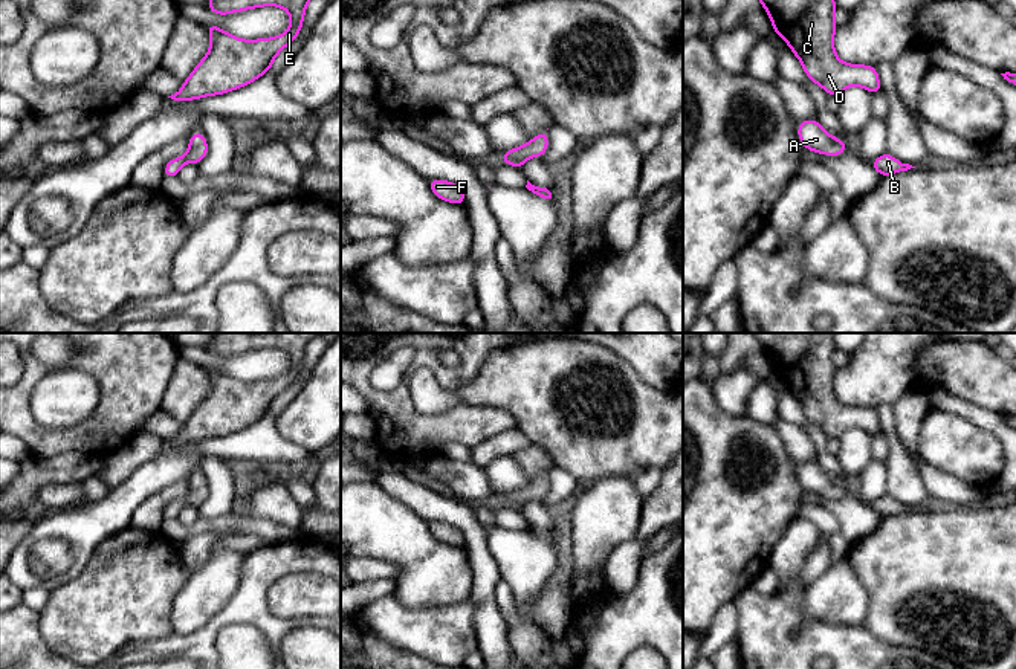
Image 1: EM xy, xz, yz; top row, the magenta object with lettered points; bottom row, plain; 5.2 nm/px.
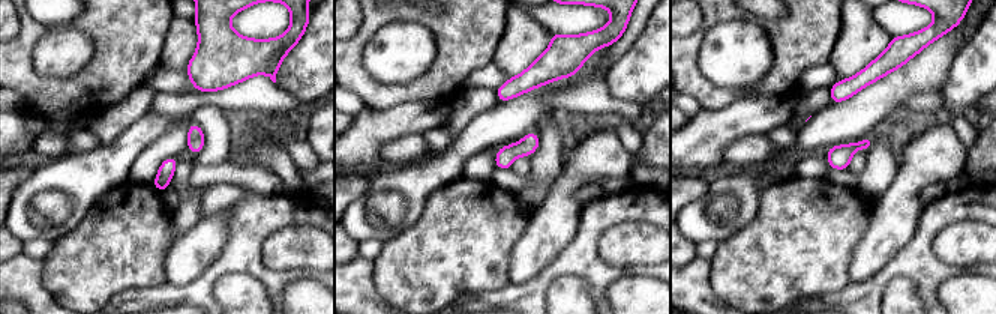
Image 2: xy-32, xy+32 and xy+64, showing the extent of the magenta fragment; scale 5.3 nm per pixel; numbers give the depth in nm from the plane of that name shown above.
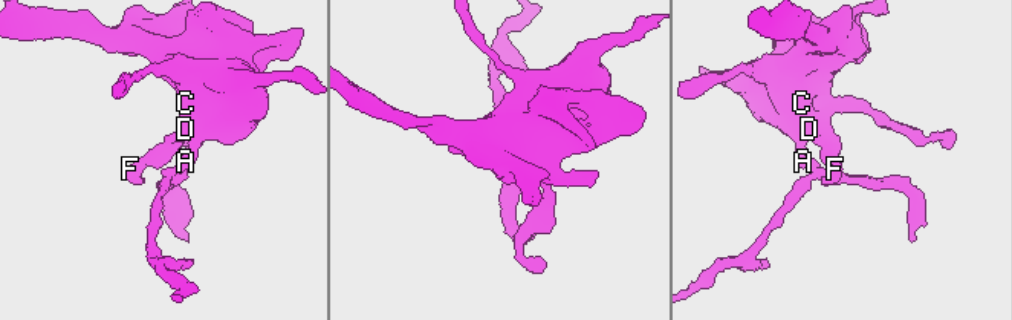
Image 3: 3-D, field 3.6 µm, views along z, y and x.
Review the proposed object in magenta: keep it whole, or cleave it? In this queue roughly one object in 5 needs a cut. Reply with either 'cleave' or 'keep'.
keep

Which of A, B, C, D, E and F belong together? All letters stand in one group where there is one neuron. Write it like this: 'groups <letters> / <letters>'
groups A B C D E F

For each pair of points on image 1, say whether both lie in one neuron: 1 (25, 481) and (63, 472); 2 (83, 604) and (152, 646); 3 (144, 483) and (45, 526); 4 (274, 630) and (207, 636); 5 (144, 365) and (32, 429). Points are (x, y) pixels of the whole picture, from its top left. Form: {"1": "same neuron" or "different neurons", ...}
{"1": "same neuron", "2": "different neurons", "3": "same neuron", "4": "same neuron", "5": "same neuron"}

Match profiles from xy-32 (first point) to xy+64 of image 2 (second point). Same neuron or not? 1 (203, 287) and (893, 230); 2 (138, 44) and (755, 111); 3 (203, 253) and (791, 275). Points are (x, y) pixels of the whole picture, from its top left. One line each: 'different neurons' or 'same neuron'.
1: different neurons
2: different neurons
3: different neurons

